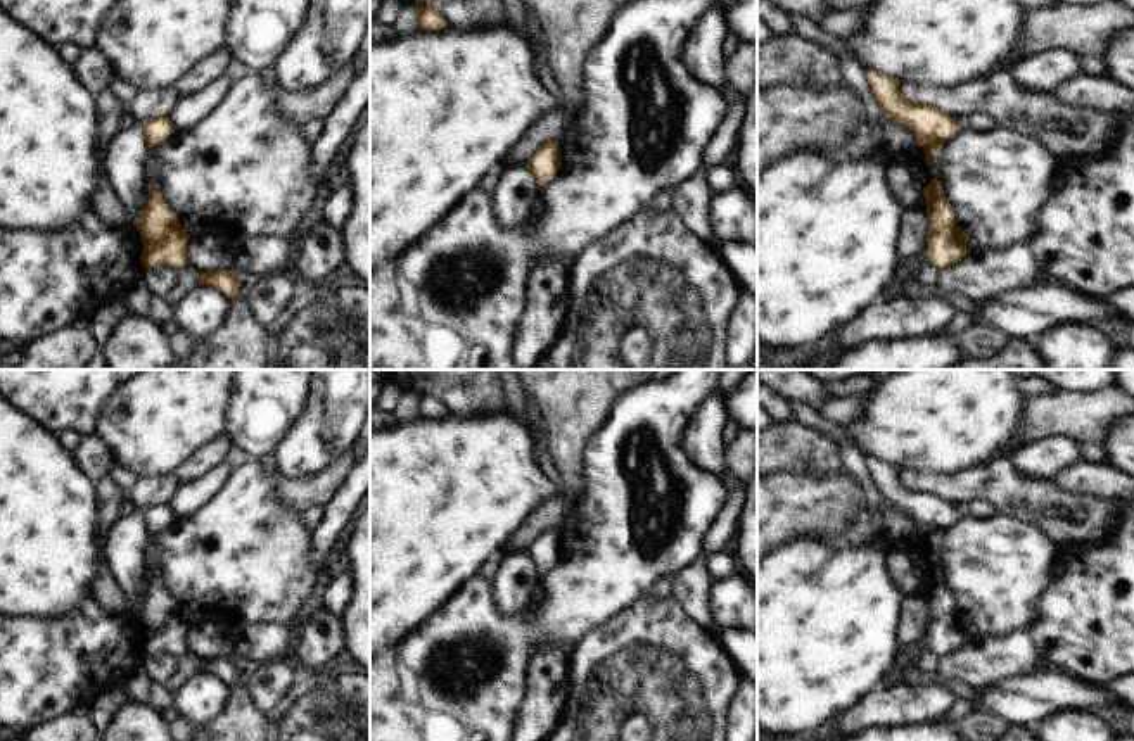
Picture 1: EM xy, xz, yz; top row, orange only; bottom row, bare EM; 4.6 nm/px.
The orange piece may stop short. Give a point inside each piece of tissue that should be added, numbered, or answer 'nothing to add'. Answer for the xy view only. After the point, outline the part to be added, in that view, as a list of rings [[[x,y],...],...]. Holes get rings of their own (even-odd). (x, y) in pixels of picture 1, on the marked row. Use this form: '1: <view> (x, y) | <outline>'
nothing to add

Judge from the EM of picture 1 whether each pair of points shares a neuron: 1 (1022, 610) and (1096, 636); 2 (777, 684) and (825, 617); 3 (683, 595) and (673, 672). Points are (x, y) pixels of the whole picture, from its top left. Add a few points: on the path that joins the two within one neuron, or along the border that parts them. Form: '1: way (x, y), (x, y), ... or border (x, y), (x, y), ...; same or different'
1: border (1050, 577), (1036, 598), (1036, 619), (1025, 629); different
2: way (777, 667), (808, 634); same
3: border (669, 595), (687, 615), (714, 633); different

